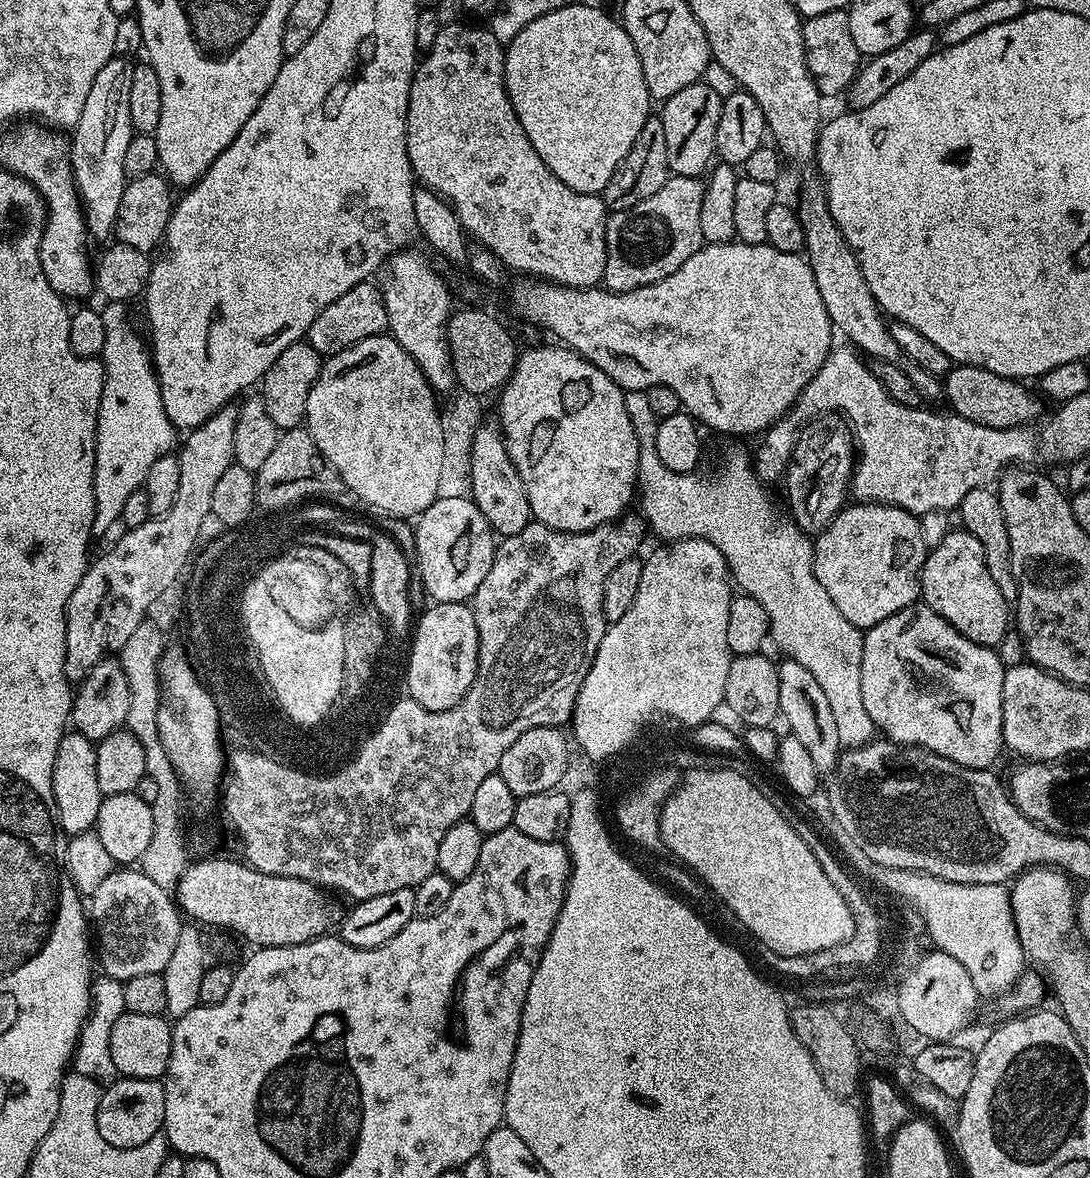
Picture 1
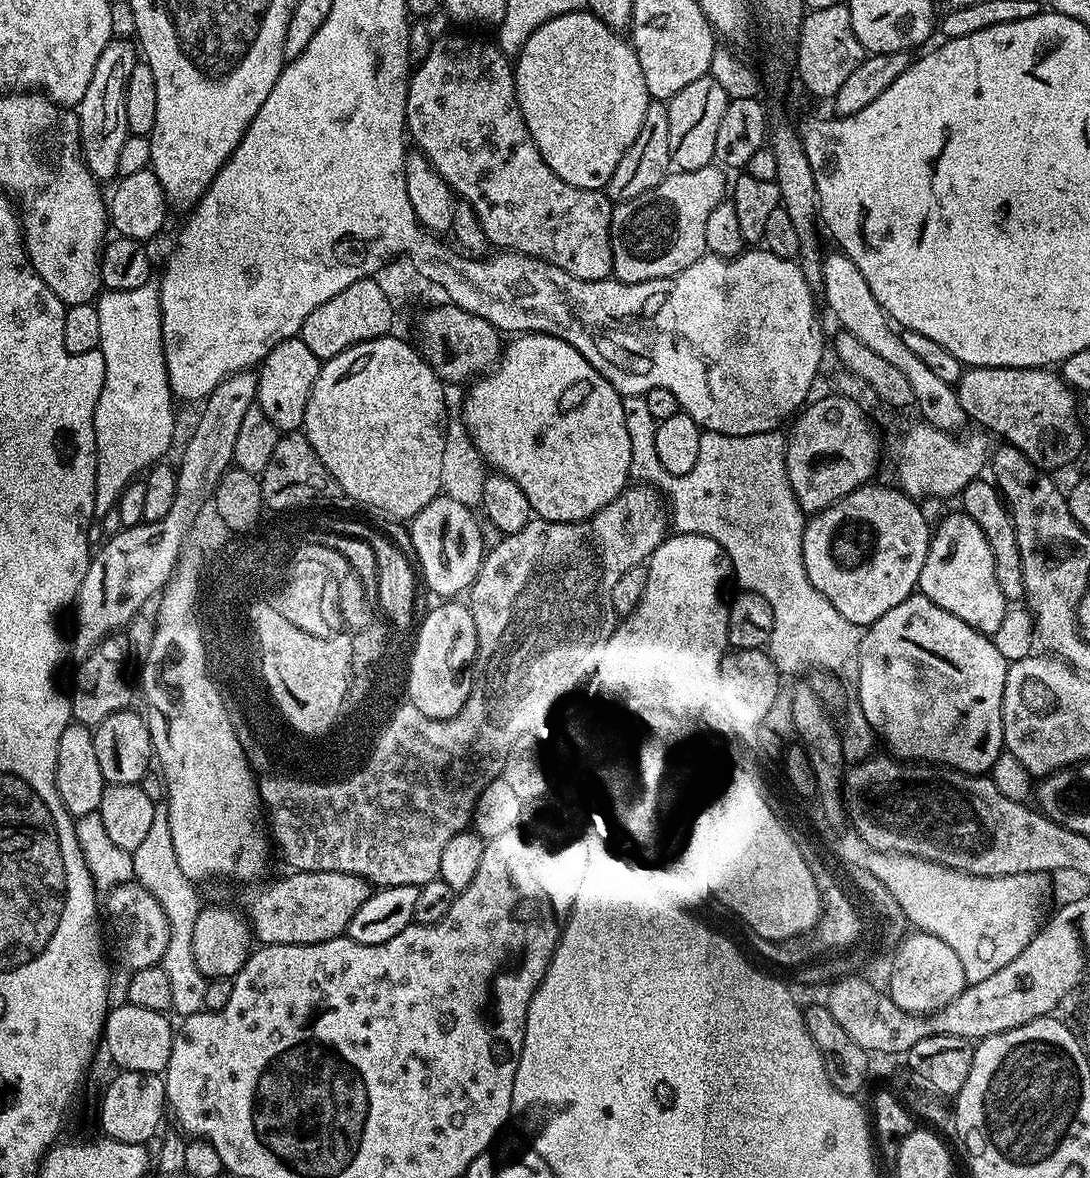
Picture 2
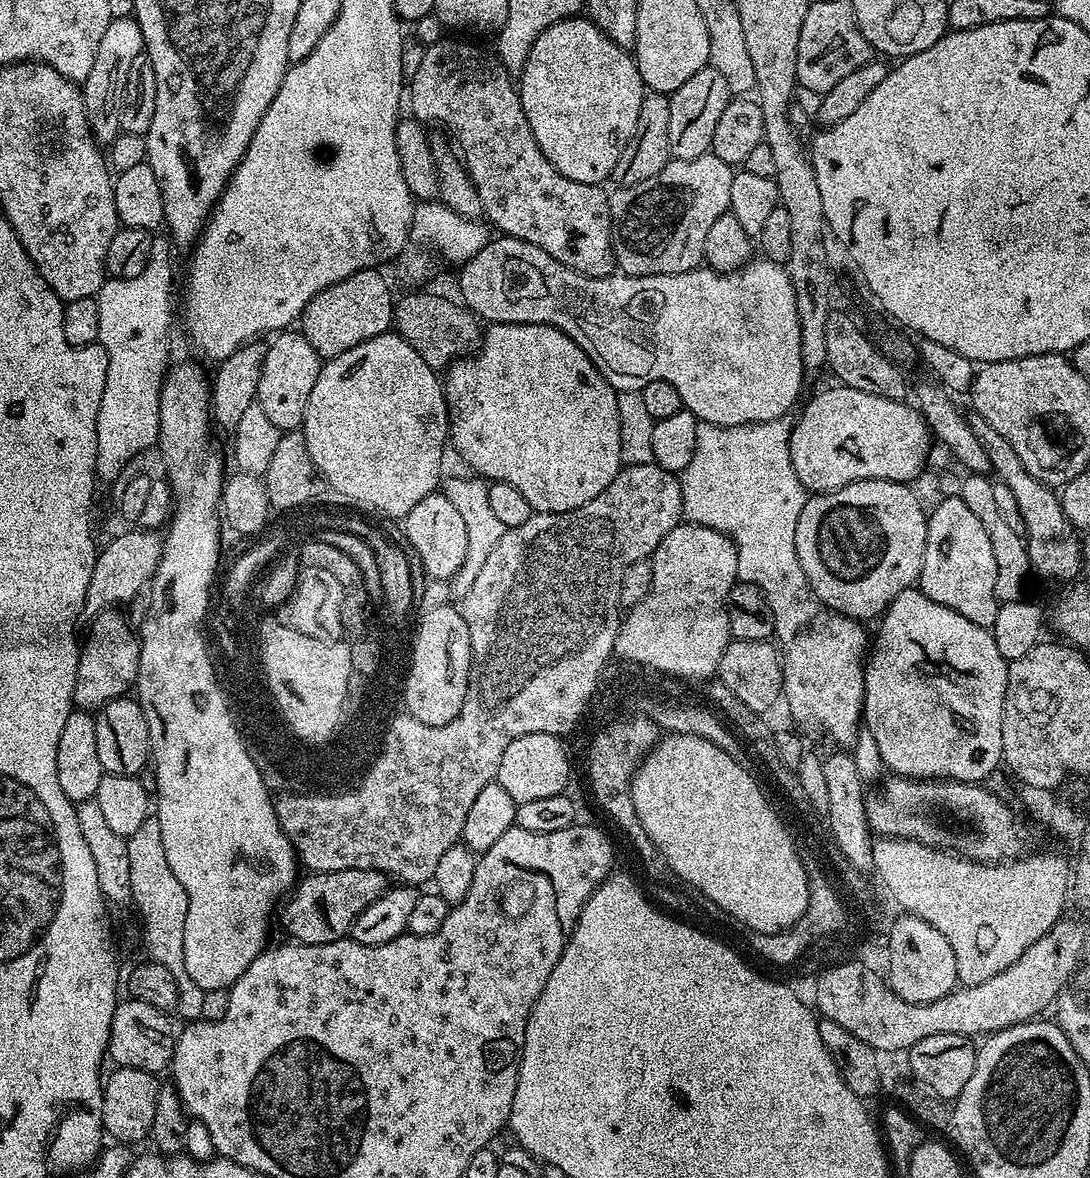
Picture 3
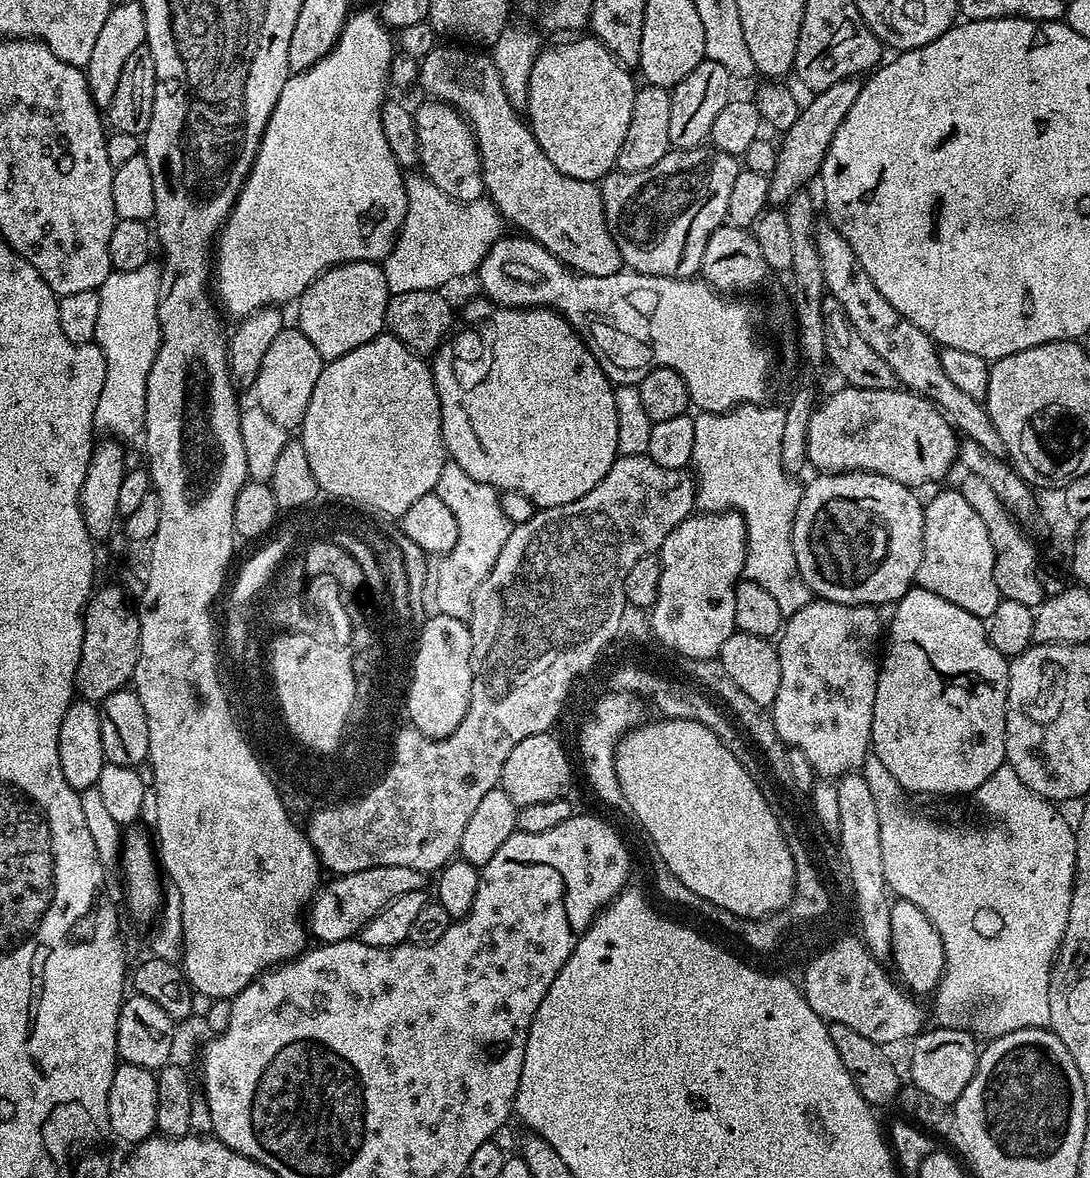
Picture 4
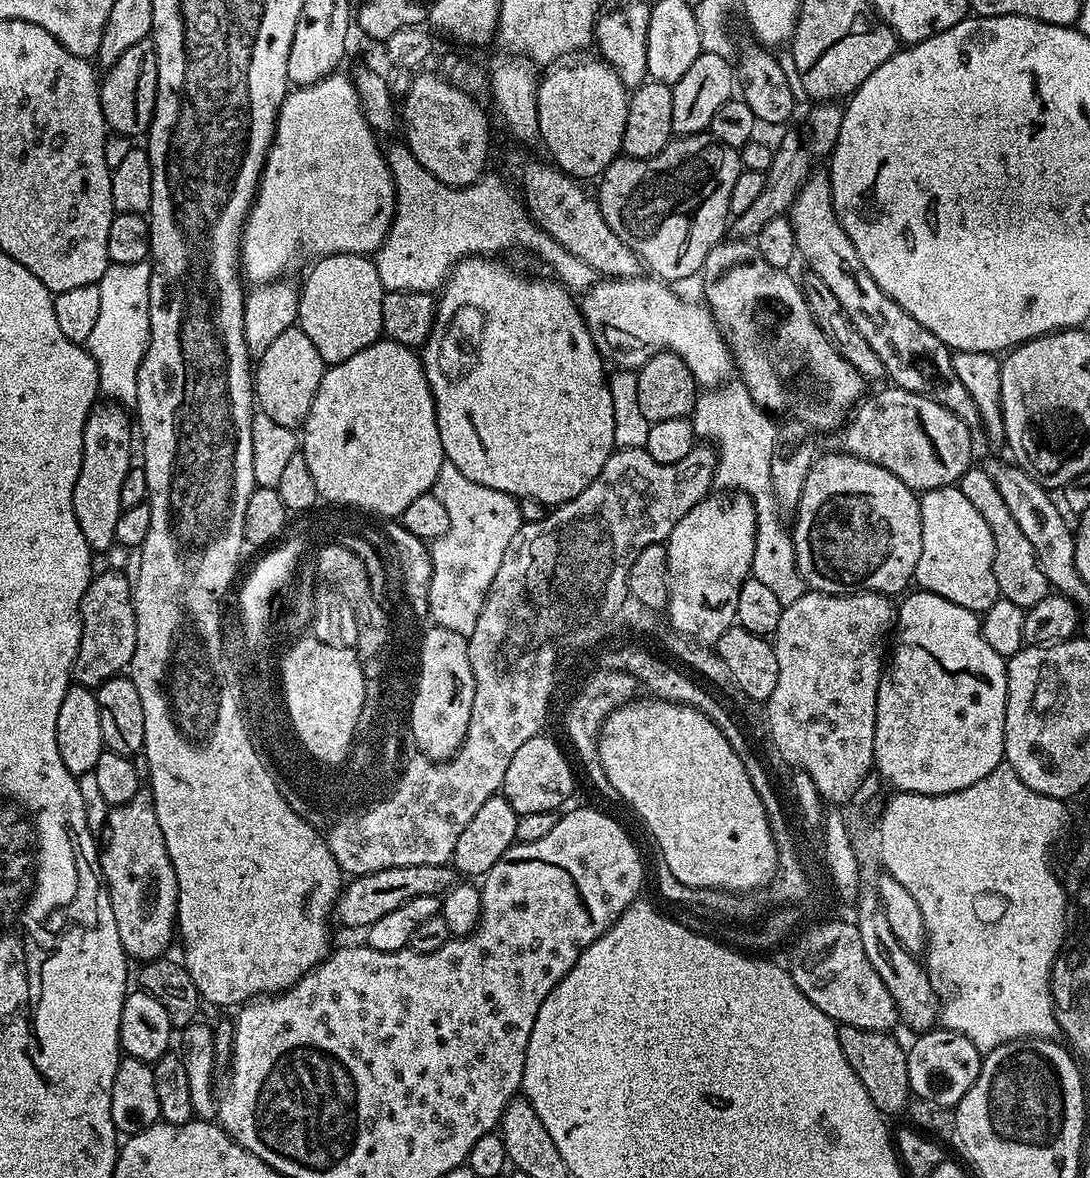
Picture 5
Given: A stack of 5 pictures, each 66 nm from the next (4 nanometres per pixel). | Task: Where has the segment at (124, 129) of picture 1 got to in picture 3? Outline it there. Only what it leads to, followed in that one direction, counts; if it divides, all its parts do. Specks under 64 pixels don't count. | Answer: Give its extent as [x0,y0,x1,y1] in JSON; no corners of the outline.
[82,16,144,145]

